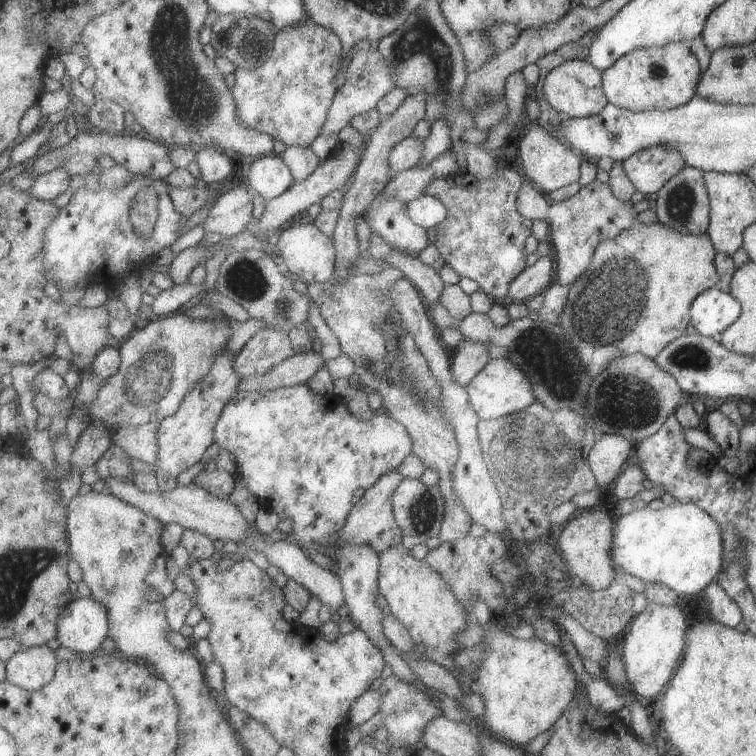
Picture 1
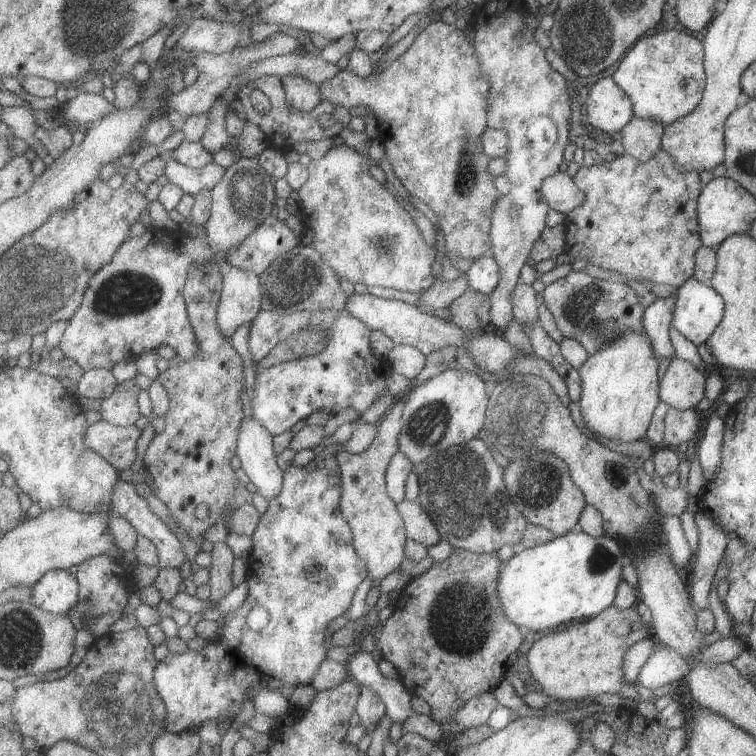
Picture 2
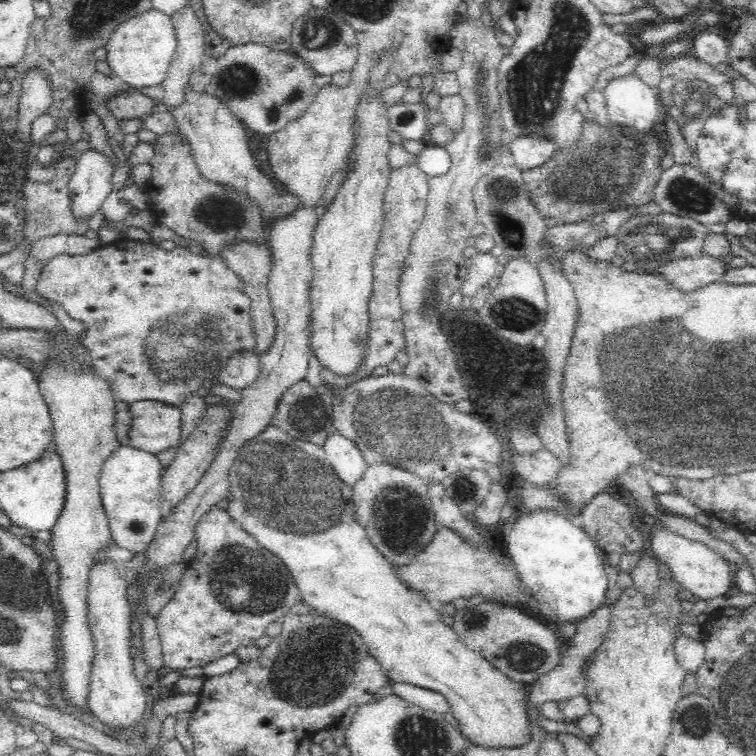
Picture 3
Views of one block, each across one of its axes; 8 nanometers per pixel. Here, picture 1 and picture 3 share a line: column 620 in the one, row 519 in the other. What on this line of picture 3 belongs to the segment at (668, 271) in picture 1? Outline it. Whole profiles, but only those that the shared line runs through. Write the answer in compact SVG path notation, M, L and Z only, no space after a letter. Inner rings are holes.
M268 424L262 432L258 432L256 436L252 436L250 440L246 440L246 442L240 446L236 460L232 462L232 466L230 466L230 470L228 470L228 495L226 499L229 506L226 511L228 511L228 515L232 517L232 521L240 525L245 532L248 532L260 546L263 546L273 555L282 559L284 565L288 567L298 587L298 591L300 591L300 600L312 607L316 612L322 613L326 615L326 617L330 617L343 625L353 628L363 638L363 641L368 647L368 652L380 663L380 666L384 669L384 672L386 672L386 676L391 683L410 683L420 688L432 689L443 694L450 703L451 720L457 725L462 734L470 739L471 744L492 749L501 747L522 747L532 742L530 739L531 725L528 723L526 704L524 703L524 698L528 698L529 696L528 685L514 682L510 677L504 675L504 673L494 667L494 665L490 664L490 661L486 660L480 653L466 648L466 645L456 636L452 627L442 623L444 616L440 614L437 606L427 598L424 598L417 590L412 590L407 583L399 577L396 567L392 566L392 564L386 560L386 557L380 554L378 549L370 544L370 540L368 540L364 528L356 522L353 488L348 486L345 482L342 482L342 479L336 475L329 466L327 459L324 458L323 446L294 438L277 426Z

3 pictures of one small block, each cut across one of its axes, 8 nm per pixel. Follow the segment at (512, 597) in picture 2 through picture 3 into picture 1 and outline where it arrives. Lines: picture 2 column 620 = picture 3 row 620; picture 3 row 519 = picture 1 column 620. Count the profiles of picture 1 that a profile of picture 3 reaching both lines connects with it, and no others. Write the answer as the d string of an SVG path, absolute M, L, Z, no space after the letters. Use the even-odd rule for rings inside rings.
M675 502L655 510L645 505L617 517L607 550L614 569L635 576L643 584L664 584L678 595L697 594L721 571L721 531L695 504Z

